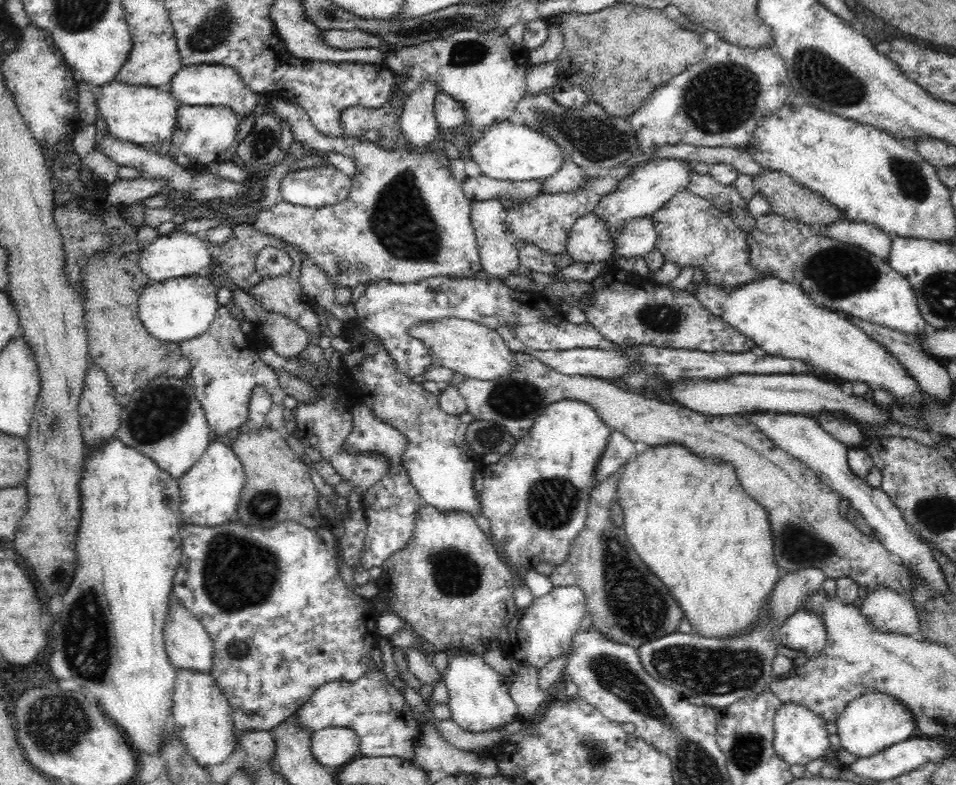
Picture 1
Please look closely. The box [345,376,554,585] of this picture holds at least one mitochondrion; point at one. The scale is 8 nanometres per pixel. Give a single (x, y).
(489, 437)

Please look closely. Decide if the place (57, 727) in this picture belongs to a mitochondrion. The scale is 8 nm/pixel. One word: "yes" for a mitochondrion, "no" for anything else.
yes

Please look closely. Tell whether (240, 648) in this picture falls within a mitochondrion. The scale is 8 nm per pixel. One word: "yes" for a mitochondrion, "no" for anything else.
yes

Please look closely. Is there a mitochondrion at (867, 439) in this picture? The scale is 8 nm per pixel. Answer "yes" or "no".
no

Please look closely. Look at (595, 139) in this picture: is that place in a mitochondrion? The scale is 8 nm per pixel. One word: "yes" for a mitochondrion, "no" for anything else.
yes

